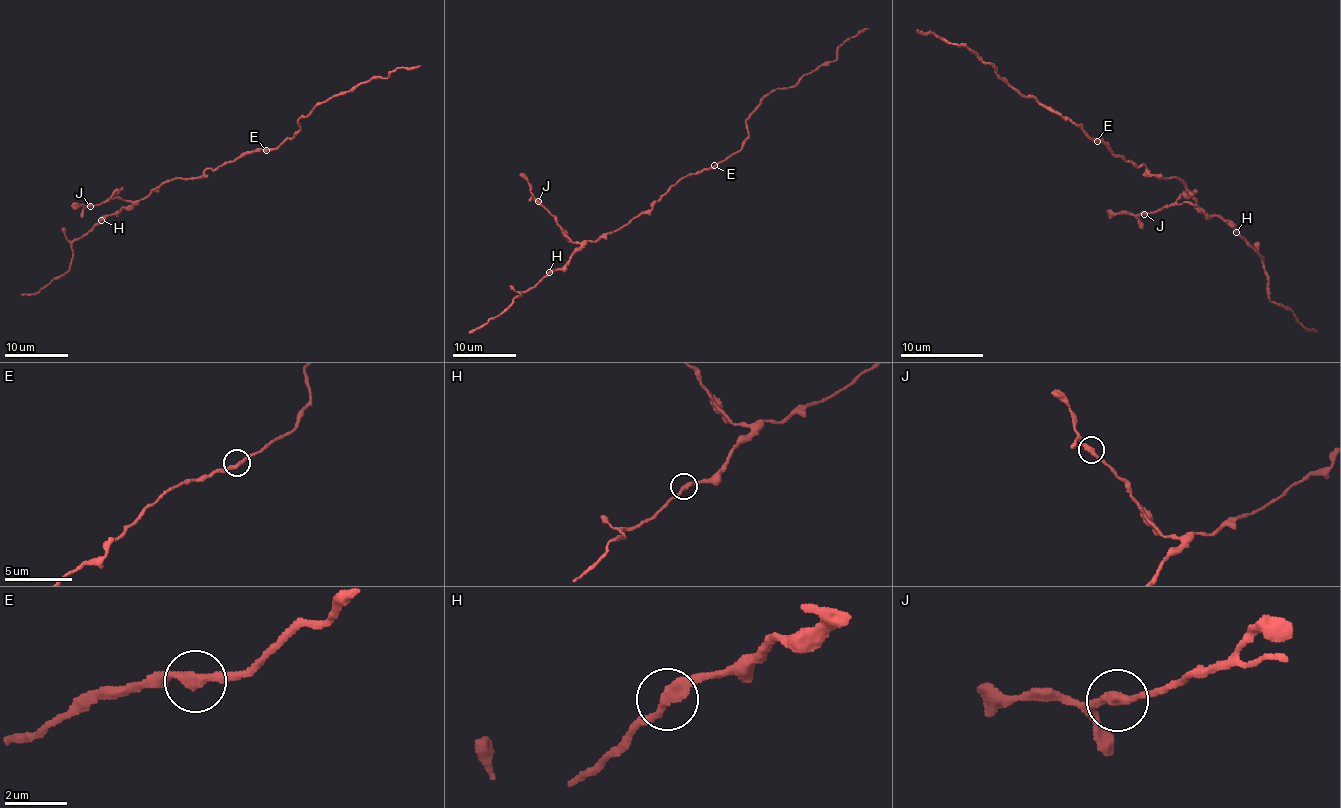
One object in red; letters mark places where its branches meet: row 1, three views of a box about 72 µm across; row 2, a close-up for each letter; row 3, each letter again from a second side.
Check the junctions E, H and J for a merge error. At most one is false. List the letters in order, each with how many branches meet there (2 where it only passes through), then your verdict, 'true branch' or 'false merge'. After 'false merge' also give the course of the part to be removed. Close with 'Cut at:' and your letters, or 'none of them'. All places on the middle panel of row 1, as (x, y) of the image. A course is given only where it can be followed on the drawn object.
E: branches 2; true branch
H: branches 2; true branch
J: branches 2; true branch
Cut at: none of them

